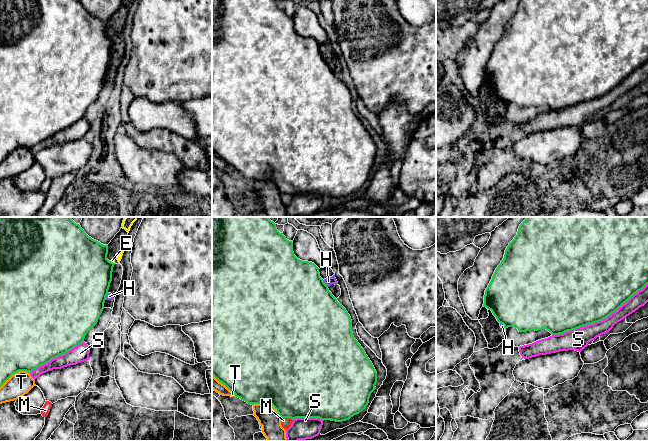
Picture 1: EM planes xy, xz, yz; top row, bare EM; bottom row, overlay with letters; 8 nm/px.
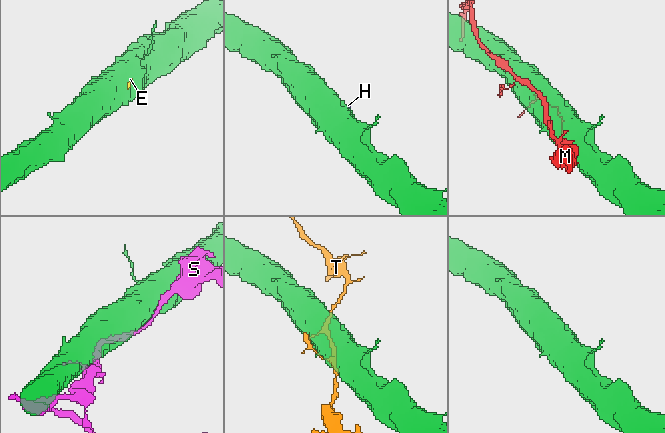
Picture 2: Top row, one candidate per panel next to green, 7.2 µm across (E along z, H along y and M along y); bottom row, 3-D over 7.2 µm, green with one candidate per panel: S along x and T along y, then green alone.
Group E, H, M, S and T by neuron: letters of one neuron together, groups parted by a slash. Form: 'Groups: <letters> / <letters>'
Groups: E H / M / S / T

